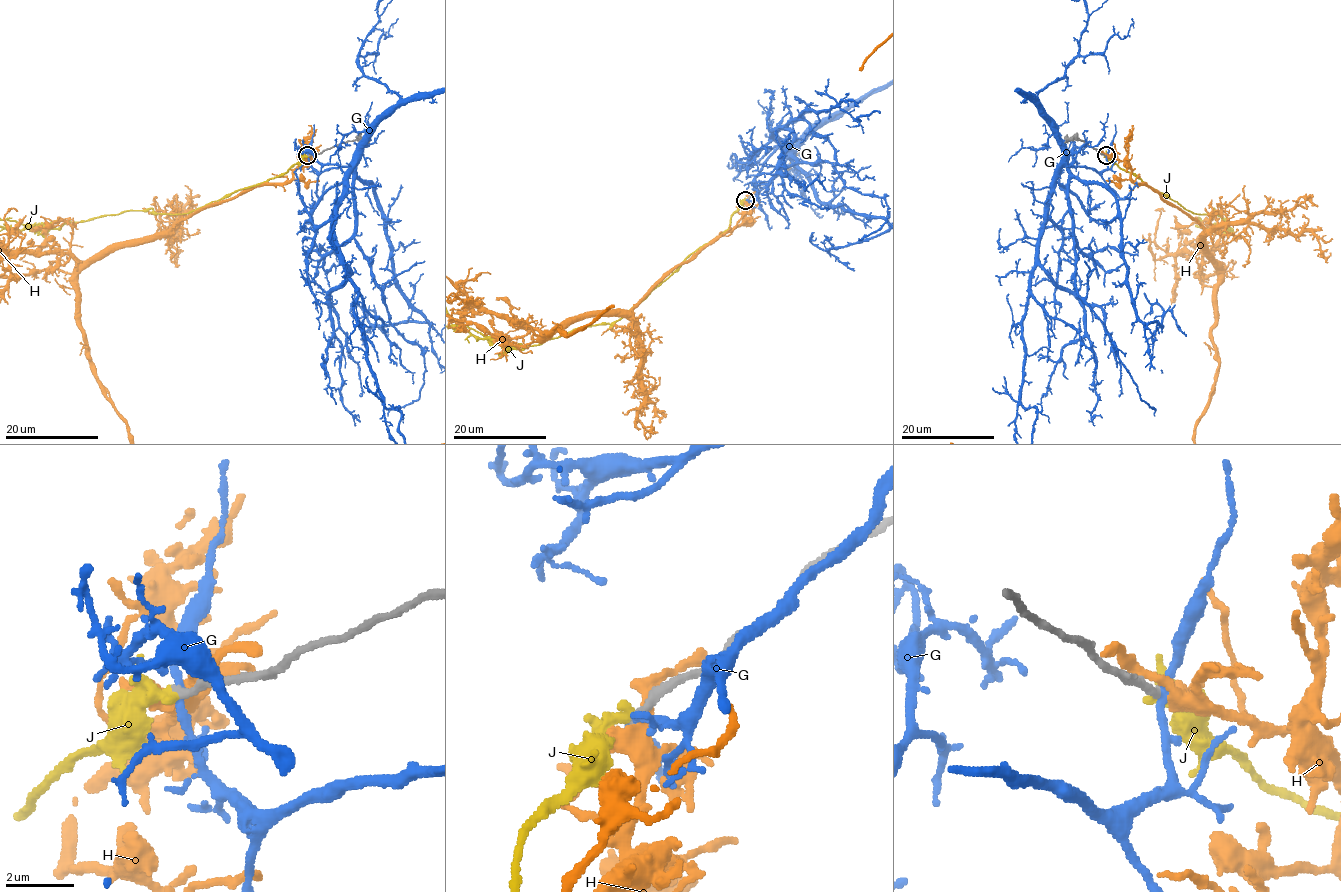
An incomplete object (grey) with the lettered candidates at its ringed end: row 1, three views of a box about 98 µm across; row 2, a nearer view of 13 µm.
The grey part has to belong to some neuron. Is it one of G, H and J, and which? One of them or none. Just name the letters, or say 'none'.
J

